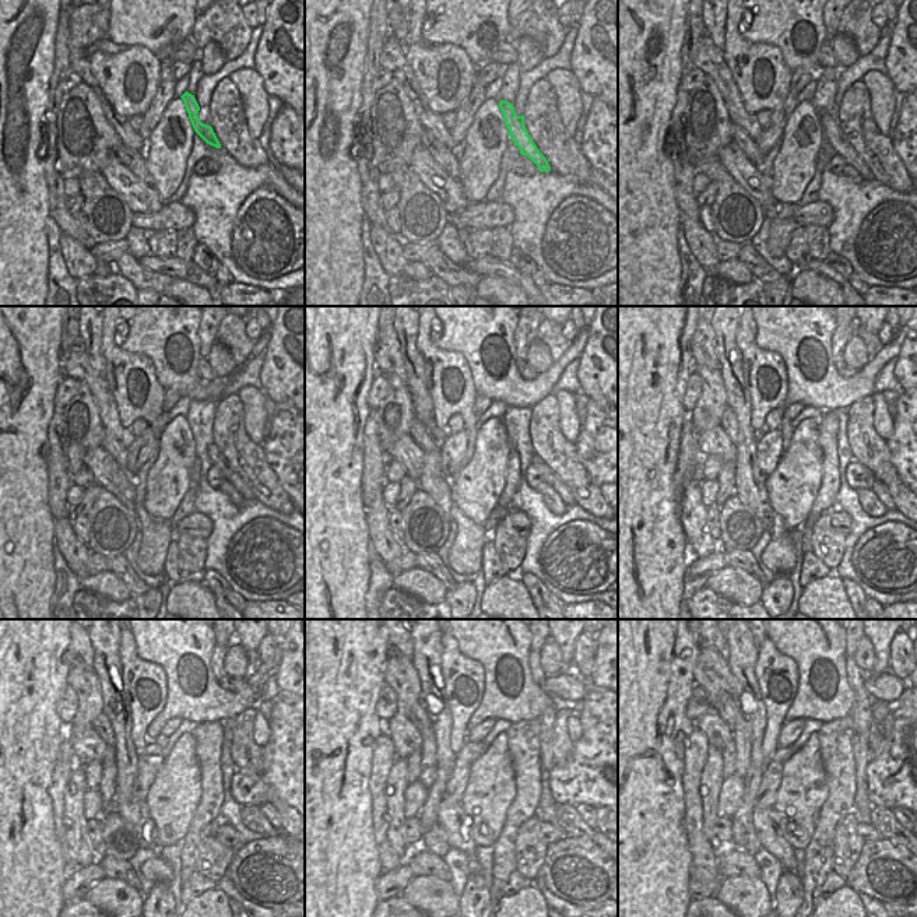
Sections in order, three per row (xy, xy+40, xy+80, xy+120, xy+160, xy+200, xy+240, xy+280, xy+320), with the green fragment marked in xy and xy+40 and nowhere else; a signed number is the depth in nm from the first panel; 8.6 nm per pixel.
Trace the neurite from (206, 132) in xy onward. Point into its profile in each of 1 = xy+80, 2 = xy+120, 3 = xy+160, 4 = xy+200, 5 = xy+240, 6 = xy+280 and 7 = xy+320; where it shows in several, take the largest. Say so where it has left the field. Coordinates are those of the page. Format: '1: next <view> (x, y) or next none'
1: next xy+80 (832, 133)
2: next xy+120 (217, 459)
3: next xy+160 (555, 482)
4: next xy+200 (878, 488)
5: next xy+240 (269, 811)
6: next xy+280 (587, 812)
7: next xy+320 (902, 814)

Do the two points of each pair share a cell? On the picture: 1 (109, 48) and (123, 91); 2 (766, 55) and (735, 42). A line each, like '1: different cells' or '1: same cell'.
1: different cells
2: same cell

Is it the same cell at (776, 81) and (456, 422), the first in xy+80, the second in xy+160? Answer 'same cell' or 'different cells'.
different cells

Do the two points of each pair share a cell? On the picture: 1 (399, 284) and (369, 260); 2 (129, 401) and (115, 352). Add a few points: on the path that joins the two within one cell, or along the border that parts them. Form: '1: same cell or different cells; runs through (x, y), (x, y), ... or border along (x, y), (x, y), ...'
1: different cells; border along (392, 277), (386, 291)
2: same cell; runs through (127, 389), (127, 373), (119, 365)

